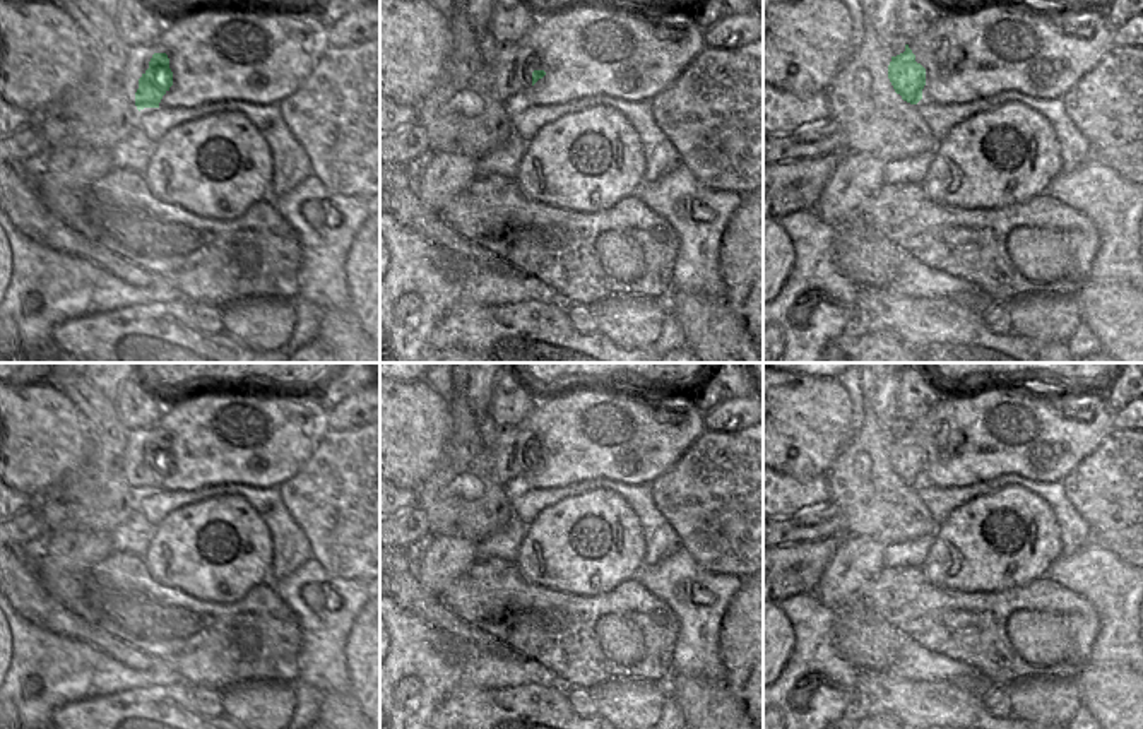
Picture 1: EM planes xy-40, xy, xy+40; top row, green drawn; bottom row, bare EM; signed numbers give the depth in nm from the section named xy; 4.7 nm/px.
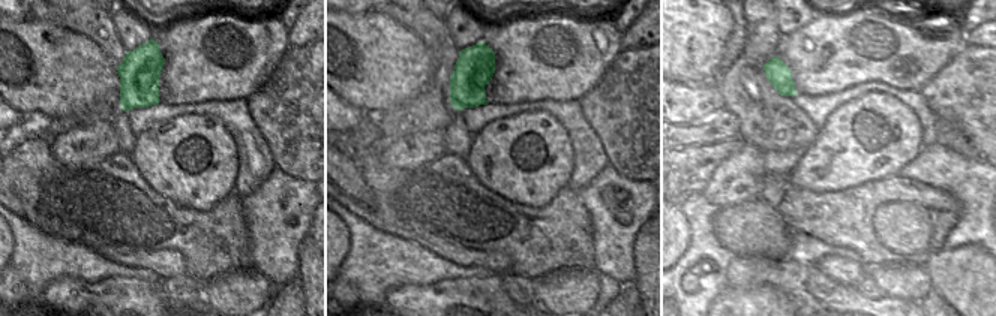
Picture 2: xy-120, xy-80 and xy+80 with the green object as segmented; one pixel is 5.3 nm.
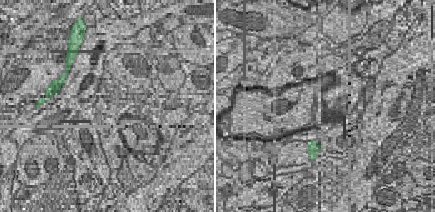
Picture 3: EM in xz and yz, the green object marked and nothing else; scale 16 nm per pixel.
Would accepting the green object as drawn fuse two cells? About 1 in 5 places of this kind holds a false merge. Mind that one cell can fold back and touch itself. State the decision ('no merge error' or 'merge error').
no merge error

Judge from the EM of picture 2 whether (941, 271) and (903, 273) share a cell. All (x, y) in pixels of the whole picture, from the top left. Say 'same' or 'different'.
different

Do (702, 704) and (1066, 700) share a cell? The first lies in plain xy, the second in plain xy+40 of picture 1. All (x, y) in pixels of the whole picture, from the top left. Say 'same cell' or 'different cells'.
different cells

